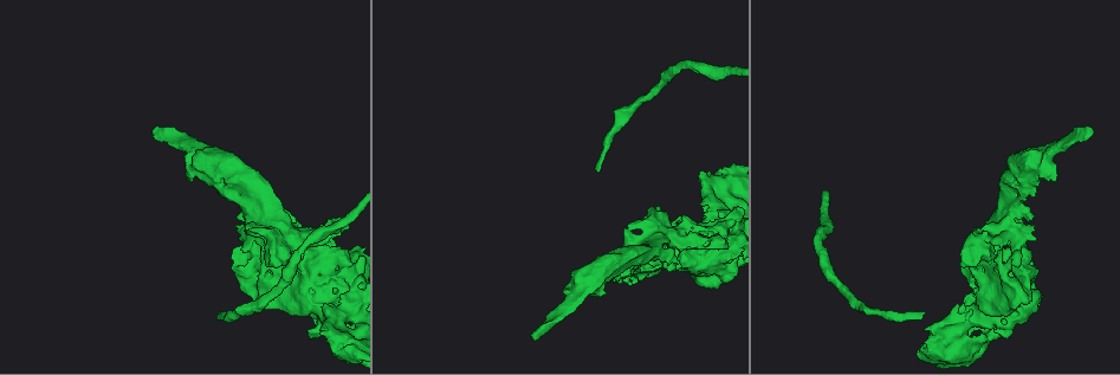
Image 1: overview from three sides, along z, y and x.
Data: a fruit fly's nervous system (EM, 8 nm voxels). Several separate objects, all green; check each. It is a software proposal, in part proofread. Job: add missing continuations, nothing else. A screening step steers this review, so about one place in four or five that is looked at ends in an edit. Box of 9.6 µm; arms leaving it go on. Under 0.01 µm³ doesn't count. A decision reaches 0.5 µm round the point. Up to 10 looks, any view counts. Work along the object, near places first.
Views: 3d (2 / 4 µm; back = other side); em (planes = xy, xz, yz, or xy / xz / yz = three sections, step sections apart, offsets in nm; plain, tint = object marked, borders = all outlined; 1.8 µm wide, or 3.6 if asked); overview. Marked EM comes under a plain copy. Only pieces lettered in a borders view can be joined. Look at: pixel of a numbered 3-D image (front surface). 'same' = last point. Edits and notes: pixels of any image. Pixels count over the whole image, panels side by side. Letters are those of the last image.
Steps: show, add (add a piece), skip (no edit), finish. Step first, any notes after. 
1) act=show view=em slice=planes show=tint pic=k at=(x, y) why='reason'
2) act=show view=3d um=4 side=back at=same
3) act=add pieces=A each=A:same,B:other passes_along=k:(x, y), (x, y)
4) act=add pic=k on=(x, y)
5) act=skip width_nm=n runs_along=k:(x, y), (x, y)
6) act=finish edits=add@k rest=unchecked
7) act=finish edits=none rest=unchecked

act=show view=em slice=planes show=borders pic=1 at=(225, 194) why='branch stops here'

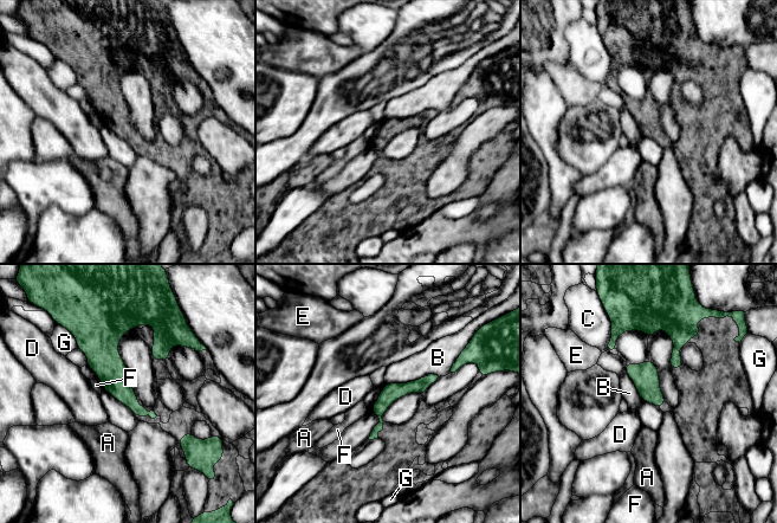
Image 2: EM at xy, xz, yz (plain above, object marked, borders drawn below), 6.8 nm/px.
act=skip each=A:other,B:other,C:other,D:other,E:other,F:other,G:other runs_along=2:(117, 325), (110, 369), (143, 414) found='no lettered piece goes on from it'

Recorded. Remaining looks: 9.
act=show view=3d um=4 pic=1 at=(961, 266) why='branch stops here'

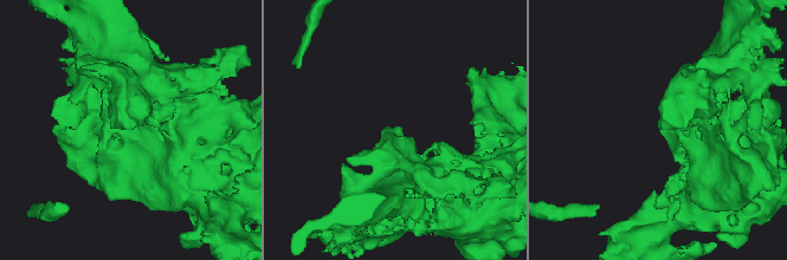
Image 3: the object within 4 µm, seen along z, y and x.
act=show view=em slice=planes show=borders pic=3 at=(400, 130) why='need the tissue'

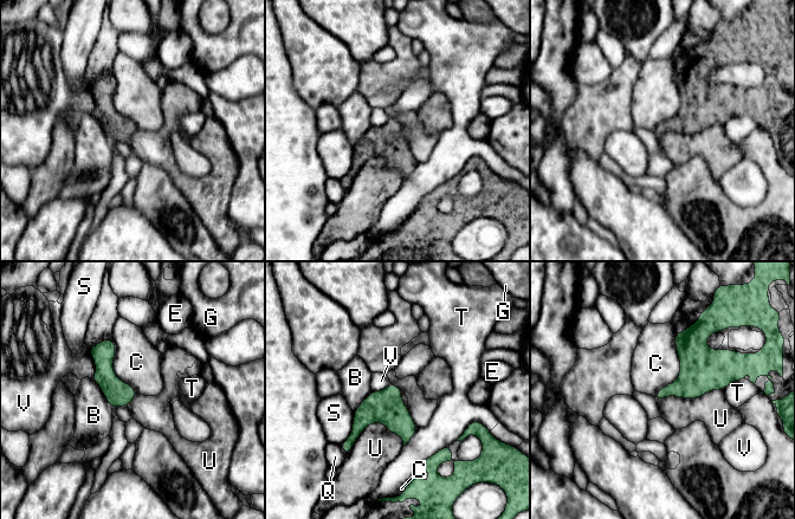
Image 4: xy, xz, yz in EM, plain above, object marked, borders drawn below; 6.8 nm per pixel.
act=skip each=B:other,C:other,E:other,G:other,Q:other,S:other,T:other,U:other,V:other found='none of them fits'

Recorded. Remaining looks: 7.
act=show view=em um=3.6 slice=xy step=4 show=borders pic=1 at=(986, 311) why='closes a loop'

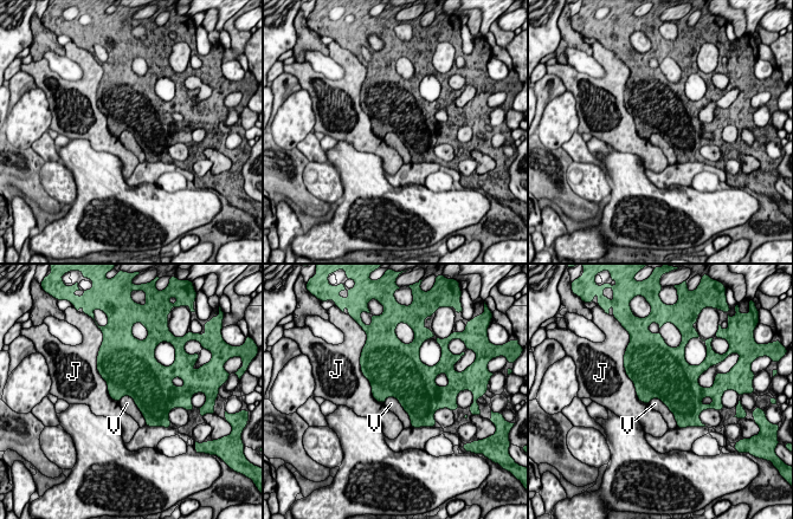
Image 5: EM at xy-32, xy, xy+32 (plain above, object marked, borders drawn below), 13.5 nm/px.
act=skip longest_contact=V:550nm each=J:other,V:other border=5:(387, 396), (398, 401), (411, 426) found='no lettered piece goes on from it'

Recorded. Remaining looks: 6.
act=show view=em slice=xz step=4 show=borders pic=1 at=(220, 316) why='end of a long branch'

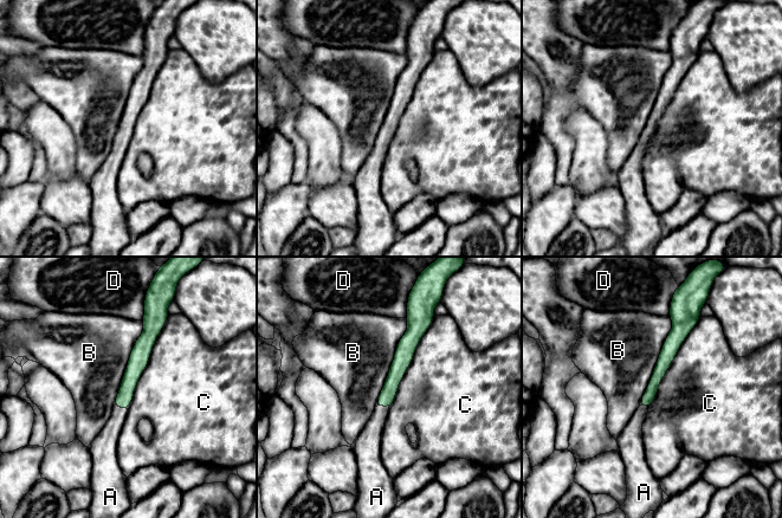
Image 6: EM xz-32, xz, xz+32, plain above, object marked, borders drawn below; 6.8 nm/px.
act=add pieces=A longest_contact=C:650nm each=A:same,B:other,C:other,D:other passes_along=6:(133, 373), (121, 407), (107, 440) found='it goes on there'

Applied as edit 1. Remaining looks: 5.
act=finish edits=add@6 rest=unchecked

